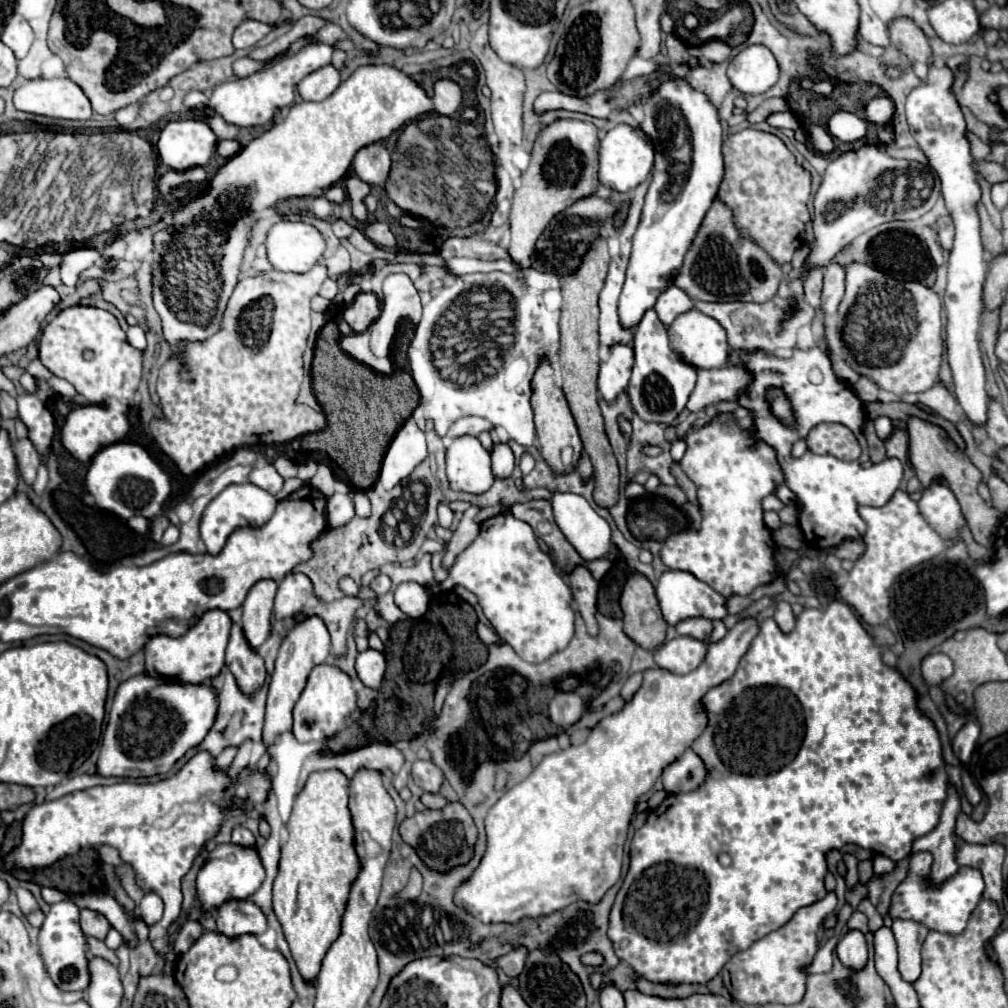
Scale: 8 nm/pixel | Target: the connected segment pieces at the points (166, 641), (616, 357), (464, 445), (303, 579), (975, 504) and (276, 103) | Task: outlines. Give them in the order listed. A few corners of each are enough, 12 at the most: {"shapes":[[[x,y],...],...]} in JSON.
{"shapes":[[[229,615],[151,637],[145,673],[201,685],[225,667]],[[631,345],[611,347],[599,369],[599,395],[613,403],[629,383]],[[475,437],[447,449],[453,491],[485,493],[495,477],[491,455]],[[303,573],[285,575],[273,607],[275,619],[297,617],[313,583]],[[907,419],[909,461],[943,477],[975,541],[993,545],[1003,513],[977,493],[981,471],[945,429]],[[305,45],[265,71],[213,89],[211,109],[239,127],[265,125],[293,103],[333,47]]]}

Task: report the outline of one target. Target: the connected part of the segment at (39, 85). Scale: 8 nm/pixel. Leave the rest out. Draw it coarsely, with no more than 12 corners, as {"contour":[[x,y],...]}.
{"contour":[[63,61],[49,63],[45,77],[26,82],[13,95],[19,111],[89,119],[85,93],[69,81]]}

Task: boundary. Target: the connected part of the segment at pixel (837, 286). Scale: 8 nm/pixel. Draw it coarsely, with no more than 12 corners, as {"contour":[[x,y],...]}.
{"contour":[[831,263],[825,271],[821,305],[837,311],[845,295],[845,269]]}

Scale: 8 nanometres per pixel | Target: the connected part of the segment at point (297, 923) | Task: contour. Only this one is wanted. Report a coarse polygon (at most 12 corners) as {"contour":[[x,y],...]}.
{"contour":[[349,779],[297,795],[273,911],[315,983],[361,871]]}

